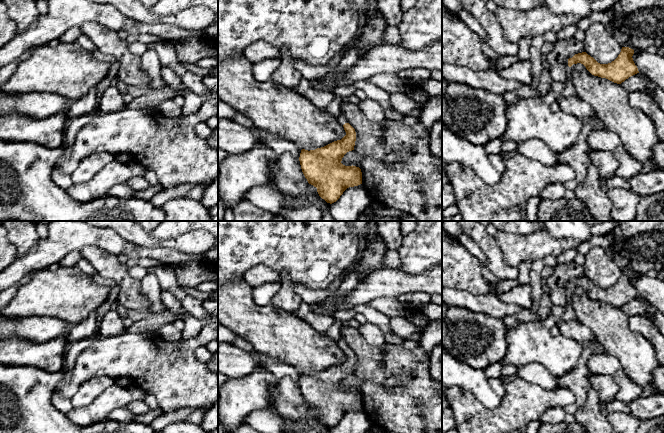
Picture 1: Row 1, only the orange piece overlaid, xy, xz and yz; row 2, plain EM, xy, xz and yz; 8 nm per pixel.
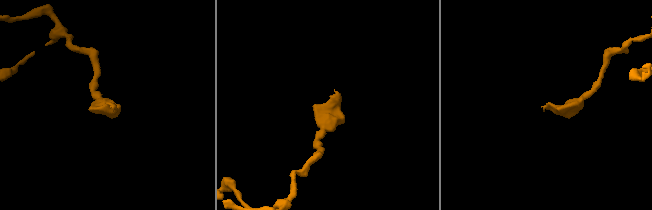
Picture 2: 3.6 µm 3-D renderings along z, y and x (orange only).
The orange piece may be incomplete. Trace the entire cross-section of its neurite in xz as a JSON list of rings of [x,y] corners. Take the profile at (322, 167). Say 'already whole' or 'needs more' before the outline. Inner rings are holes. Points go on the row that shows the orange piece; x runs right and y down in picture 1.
needs more; [[[341,111],[336,120],[344,128],[346,135],[341,140],[315,150],[302,149],[299,157],[308,183],[316,187],[319,196],[330,204],[336,202],[347,188],[362,184],[361,169],[341,163],[344,155],[354,150],[355,129]]]

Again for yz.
needs more; [[[622,47],[620,54],[614,61],[608,64],[600,64],[586,52],[582,52],[566,59],[565,68],[570,76],[575,65],[581,63],[592,75],[621,84],[629,77],[639,73],[632,58],[633,54],[633,49]]]

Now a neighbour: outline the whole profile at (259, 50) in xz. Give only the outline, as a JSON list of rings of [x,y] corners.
[[[264,40],[253,42],[244,50],[243,55],[253,64],[264,59],[274,57],[282,58],[281,52],[277,50],[273,45]]]

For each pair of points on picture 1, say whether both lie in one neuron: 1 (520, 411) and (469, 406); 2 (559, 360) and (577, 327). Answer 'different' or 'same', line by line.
1: same
2: different

